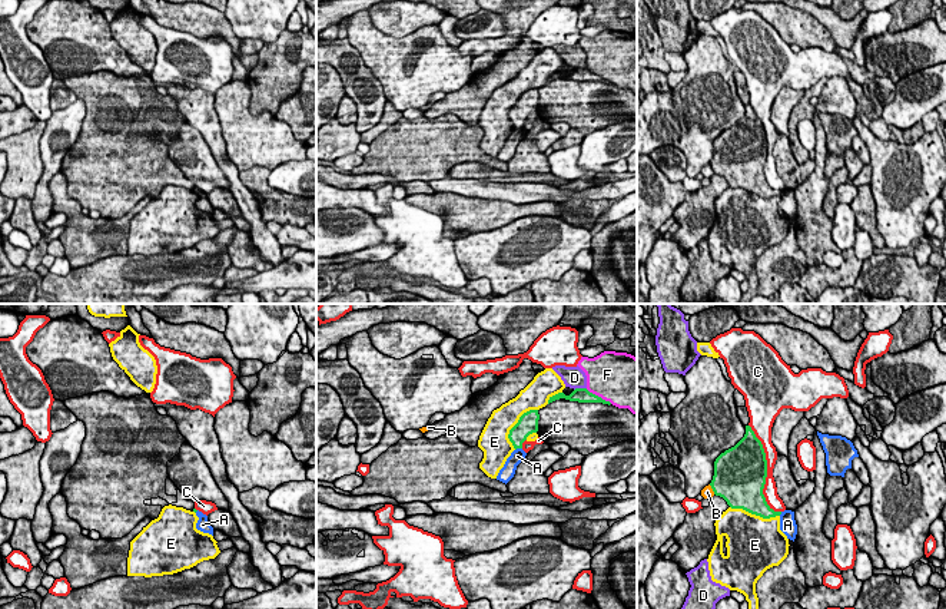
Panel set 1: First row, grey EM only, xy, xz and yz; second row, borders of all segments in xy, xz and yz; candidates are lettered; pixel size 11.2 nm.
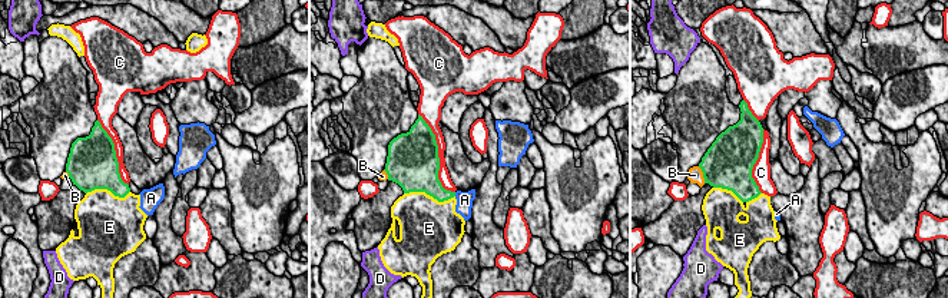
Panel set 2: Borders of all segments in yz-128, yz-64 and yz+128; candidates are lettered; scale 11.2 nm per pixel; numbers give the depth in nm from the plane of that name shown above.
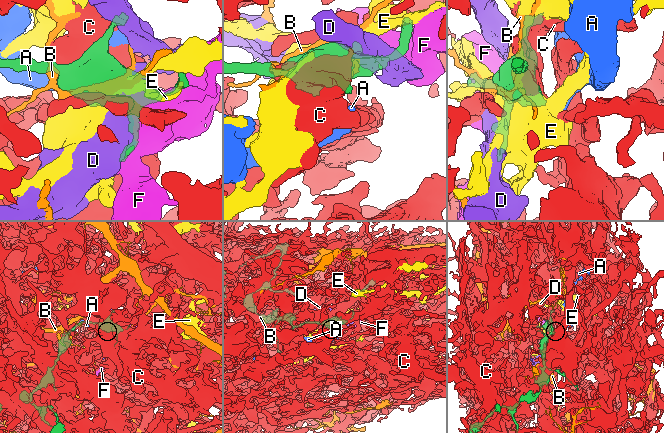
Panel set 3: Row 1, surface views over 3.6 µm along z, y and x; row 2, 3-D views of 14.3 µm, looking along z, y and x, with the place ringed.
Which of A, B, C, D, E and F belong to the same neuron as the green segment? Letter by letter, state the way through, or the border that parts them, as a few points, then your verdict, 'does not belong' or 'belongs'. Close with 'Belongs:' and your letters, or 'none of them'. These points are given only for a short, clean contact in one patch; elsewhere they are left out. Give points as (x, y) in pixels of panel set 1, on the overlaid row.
A: along xz (521, 447), (515, 450) | does not belong
B: does not belong
C: does not belong
D: does not belong
E: does not belong
F: does not belong
Belongs: none of them

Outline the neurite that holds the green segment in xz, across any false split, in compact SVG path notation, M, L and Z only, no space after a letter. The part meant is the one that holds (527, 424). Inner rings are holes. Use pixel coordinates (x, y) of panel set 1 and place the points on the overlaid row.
M530 410L524 413L518 423L509 430L508 438L512 443L514 449L522 449L522 443L532 433L538 431L538 410Z

